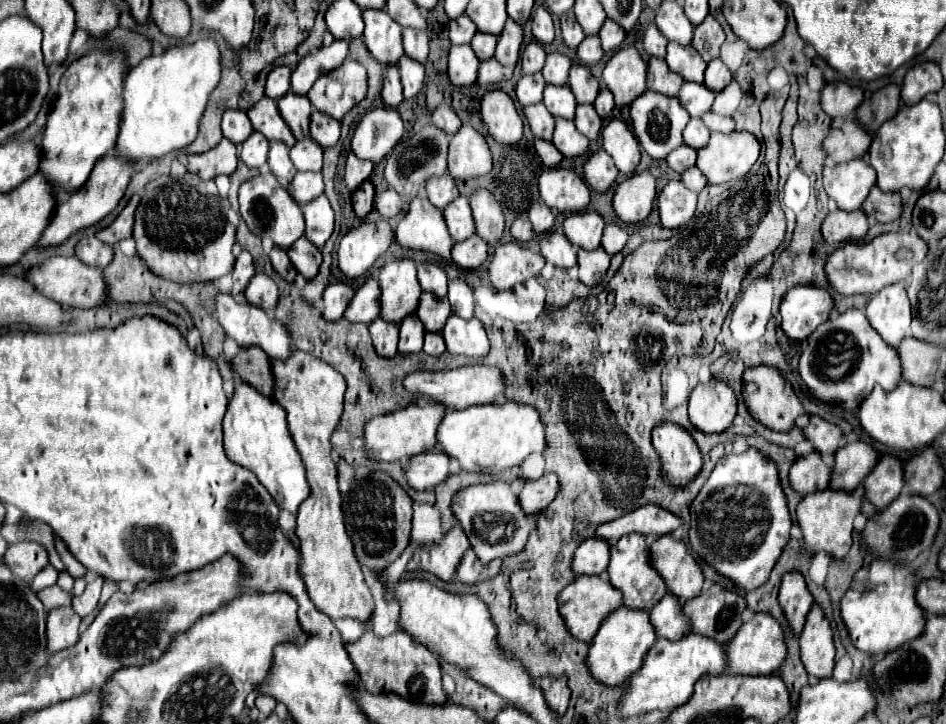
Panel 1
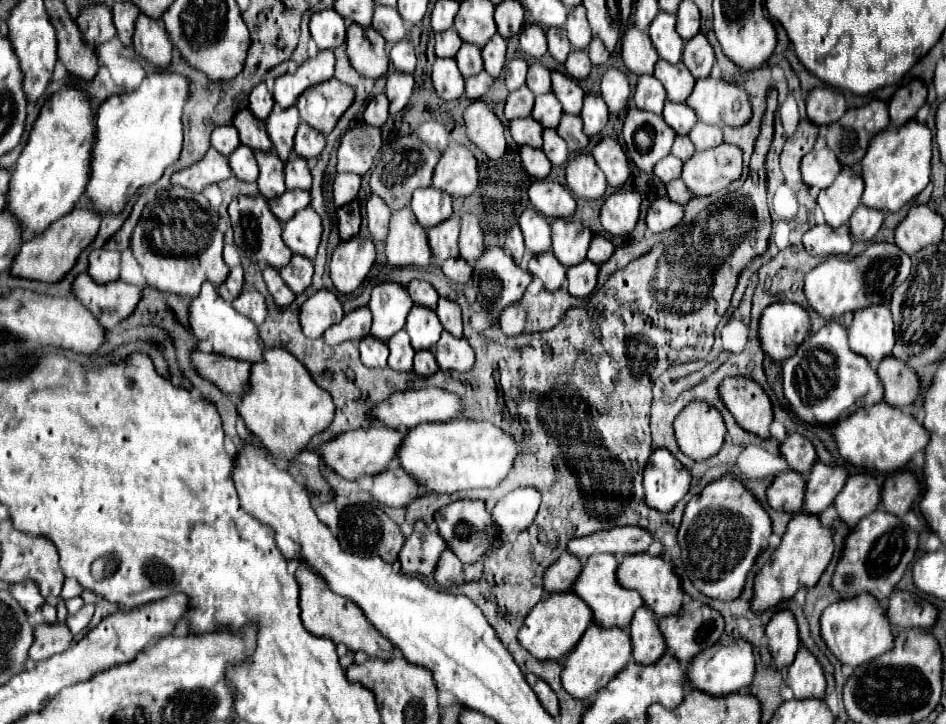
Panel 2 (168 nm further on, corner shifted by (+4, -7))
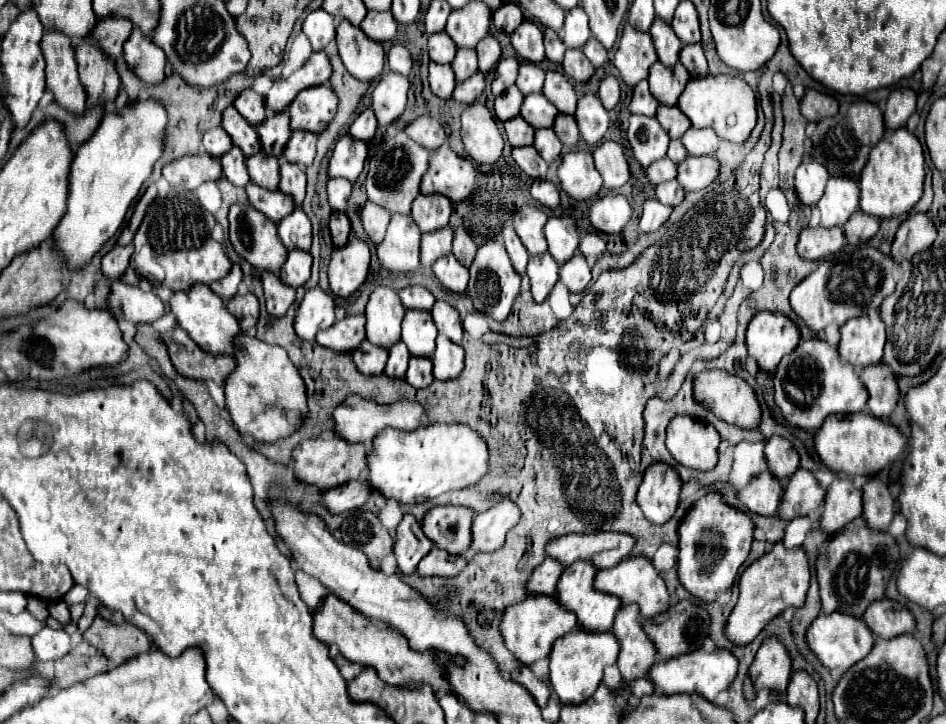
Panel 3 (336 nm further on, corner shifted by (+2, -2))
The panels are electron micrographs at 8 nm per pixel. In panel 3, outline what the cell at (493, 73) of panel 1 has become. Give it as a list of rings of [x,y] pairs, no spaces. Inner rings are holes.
[[[476,72],[464,82],[458,82],[458,86],[452,92],[452,98],[460,104],[472,104],[484,90],[484,76],[482,72]]]

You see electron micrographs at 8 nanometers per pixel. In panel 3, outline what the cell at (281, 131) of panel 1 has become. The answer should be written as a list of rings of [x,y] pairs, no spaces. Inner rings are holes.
[[[228,106],[224,110],[224,114],[222,114],[222,128],[232,138],[232,144],[238,146],[244,152],[246,158],[250,158],[252,154],[258,154],[260,152],[256,128],[250,126],[246,122],[246,118],[242,118],[238,114],[238,110],[234,110],[232,106]]]

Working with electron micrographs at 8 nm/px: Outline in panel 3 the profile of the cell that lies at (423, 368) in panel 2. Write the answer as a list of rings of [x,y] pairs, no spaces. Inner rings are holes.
[[[410,358],[410,366],[406,372],[406,382],[414,388],[426,388],[432,384],[434,376],[430,370],[430,358]]]

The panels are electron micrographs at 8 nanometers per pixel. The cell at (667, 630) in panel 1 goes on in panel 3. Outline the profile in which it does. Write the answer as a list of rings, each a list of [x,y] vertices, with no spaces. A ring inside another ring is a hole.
[[[622,606],[616,612],[612,634],[620,644],[618,654],[618,668],[626,682],[644,678],[650,666],[656,662],[654,644],[646,634],[642,634],[640,620],[638,620],[638,606]]]

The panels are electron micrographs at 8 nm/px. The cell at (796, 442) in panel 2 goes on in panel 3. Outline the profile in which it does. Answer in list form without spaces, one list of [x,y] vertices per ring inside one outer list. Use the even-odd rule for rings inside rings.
[[[772,436],[766,440],[764,458],[766,458],[768,470],[780,482],[786,482],[786,478],[790,478],[790,474],[794,474],[794,470],[798,470],[798,464],[800,464],[798,452],[782,436]]]

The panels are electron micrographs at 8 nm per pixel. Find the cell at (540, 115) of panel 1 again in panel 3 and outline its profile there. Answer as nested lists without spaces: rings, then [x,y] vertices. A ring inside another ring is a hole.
[[[520,116],[506,120],[504,130],[512,146],[530,146],[534,140],[534,128]]]

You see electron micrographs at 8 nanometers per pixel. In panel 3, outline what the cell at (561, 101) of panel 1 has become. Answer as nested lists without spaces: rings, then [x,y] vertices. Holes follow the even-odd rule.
[[[544,94],[526,96],[520,108],[520,116],[526,118],[526,122],[532,124],[534,128],[552,128],[556,114],[558,114],[556,106],[550,104]]]

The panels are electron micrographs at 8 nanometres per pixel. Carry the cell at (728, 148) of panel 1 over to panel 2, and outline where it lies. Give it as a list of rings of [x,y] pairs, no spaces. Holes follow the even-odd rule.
[[[730,143],[696,151],[682,169],[682,181],[694,195],[712,195],[742,177],[742,149]]]

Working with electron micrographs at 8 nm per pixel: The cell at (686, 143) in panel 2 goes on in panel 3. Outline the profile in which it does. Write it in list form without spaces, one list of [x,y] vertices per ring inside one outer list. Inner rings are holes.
[[[670,140],[670,146],[668,146],[668,158],[672,160],[672,162],[682,162],[684,158],[686,158],[688,154],[686,154],[686,148],[682,146],[682,142],[680,140]]]

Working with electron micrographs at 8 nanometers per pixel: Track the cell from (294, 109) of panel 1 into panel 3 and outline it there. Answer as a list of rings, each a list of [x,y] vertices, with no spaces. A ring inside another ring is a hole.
[[[284,110],[282,114],[270,114],[270,116],[266,116],[266,120],[256,126],[256,132],[258,132],[258,138],[260,138],[262,150],[266,154],[280,156],[282,150],[284,150],[284,146],[286,146],[286,140],[292,134],[288,112]]]

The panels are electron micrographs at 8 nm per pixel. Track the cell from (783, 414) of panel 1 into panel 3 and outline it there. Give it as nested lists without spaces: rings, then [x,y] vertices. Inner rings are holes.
[[[702,370],[692,380],[692,390],[696,402],[710,408],[720,420],[728,424],[738,424],[740,428],[758,428],[760,424],[760,404],[752,388],[740,378],[722,370]]]

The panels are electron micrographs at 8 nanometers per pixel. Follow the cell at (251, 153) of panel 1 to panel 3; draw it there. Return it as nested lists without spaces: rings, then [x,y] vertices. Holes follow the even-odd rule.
[[[236,146],[232,150],[228,150],[222,158],[222,172],[226,176],[228,182],[232,182],[234,186],[246,186],[250,182],[250,176],[246,174],[246,164],[244,164],[244,154],[242,150],[236,150]]]

